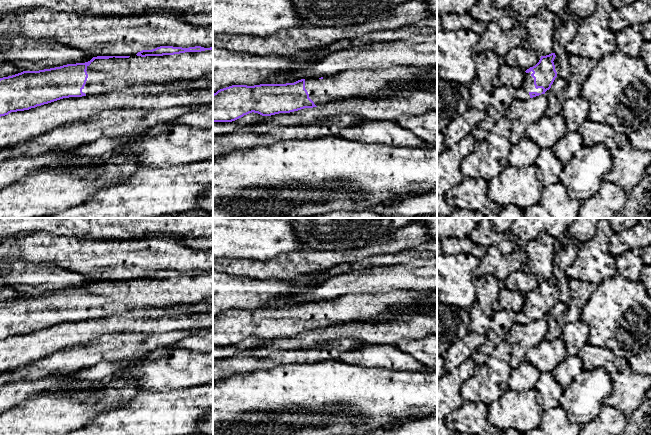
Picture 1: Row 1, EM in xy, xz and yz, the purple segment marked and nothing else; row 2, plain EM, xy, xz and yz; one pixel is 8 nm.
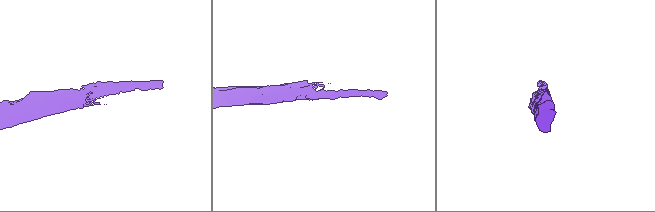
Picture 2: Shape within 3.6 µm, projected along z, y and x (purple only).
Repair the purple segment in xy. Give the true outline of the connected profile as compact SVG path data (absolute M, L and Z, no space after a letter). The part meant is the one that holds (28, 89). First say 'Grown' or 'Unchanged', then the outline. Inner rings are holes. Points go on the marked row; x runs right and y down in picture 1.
Grown. M160 46L131 56L97 56L85 63L0 78L0 117L63 98L134 86L179 86L213 74L213 46Z

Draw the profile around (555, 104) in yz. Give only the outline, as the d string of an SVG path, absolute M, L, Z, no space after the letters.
M551 89L547 90L545 95L548 98L548 107L545 115L553 116L560 114L563 106L563 100L559 99Z

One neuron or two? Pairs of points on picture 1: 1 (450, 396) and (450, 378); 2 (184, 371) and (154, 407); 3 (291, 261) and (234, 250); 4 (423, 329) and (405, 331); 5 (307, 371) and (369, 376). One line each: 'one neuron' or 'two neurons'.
1: one neuron
2: two neurons
3: two neurons
4: one neuron
5: one neuron

